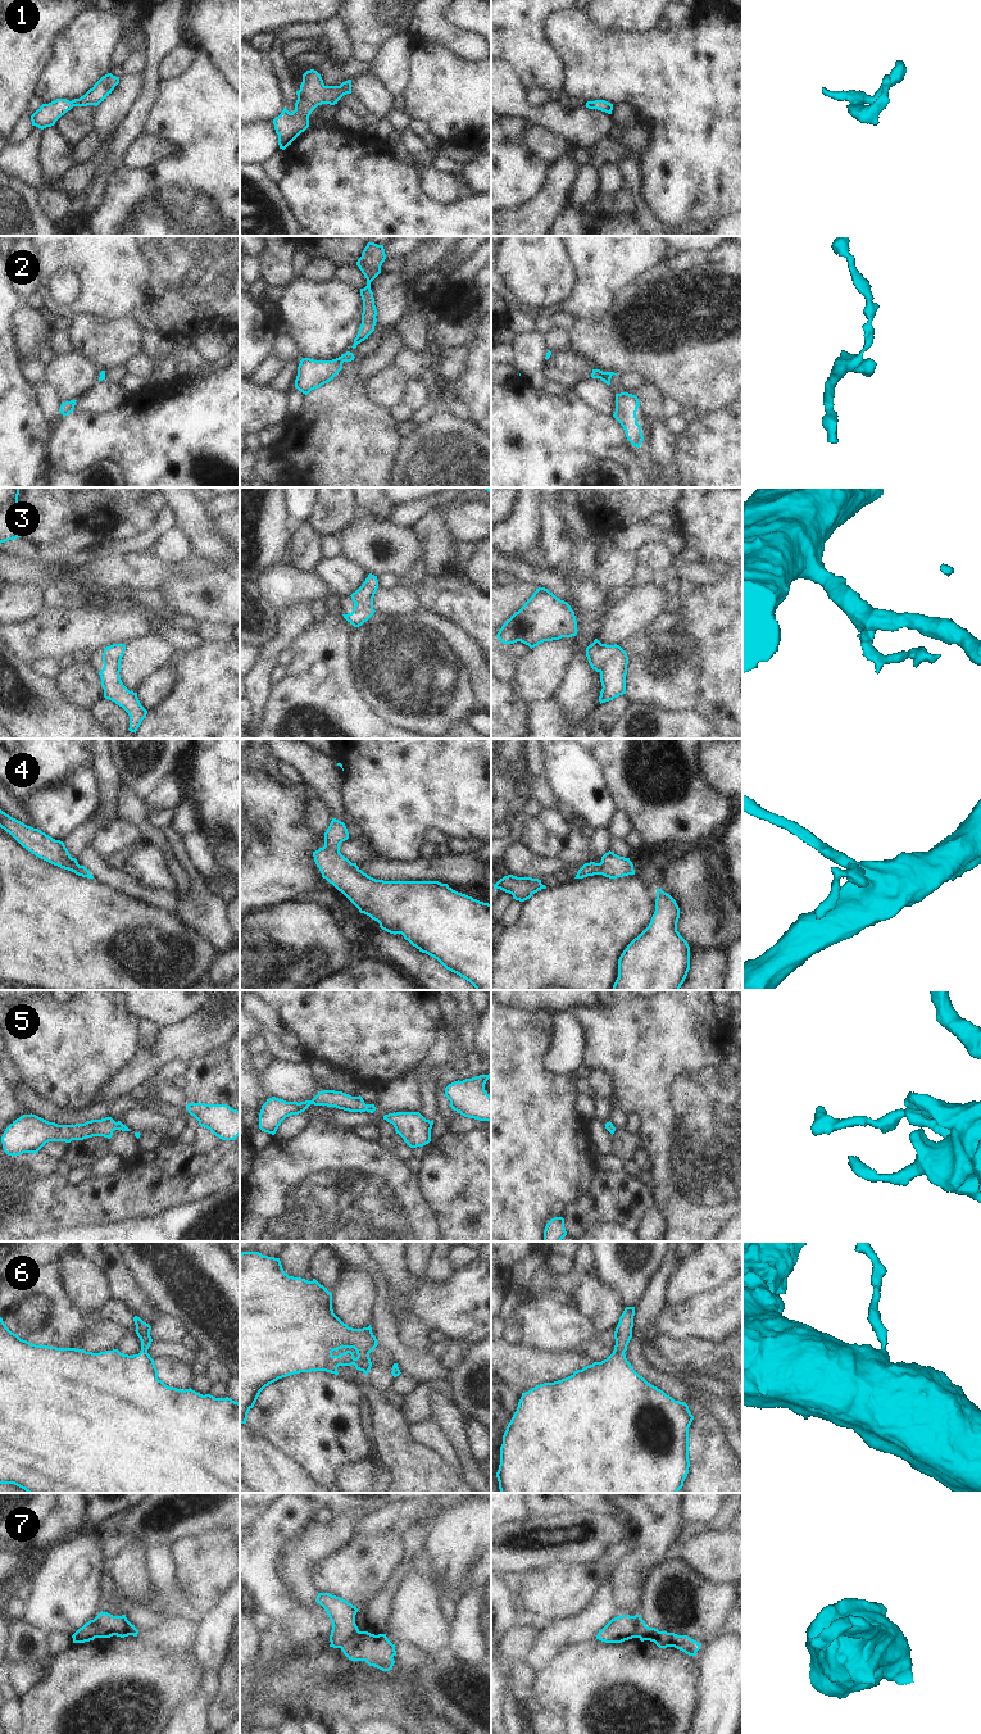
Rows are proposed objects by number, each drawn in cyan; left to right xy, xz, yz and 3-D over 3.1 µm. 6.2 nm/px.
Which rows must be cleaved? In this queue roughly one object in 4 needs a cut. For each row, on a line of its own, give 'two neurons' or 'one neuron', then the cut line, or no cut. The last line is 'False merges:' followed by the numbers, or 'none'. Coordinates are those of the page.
1: one neuron; no cut
2: one neuron; no cut
3: one neuron; no cut
4: one neuron; no cut
5: one neuron; no cut
6: one neuron; no cut
7: two neurons; cut in yz along (632, 1616), (639, 1637)
False merges: 7

